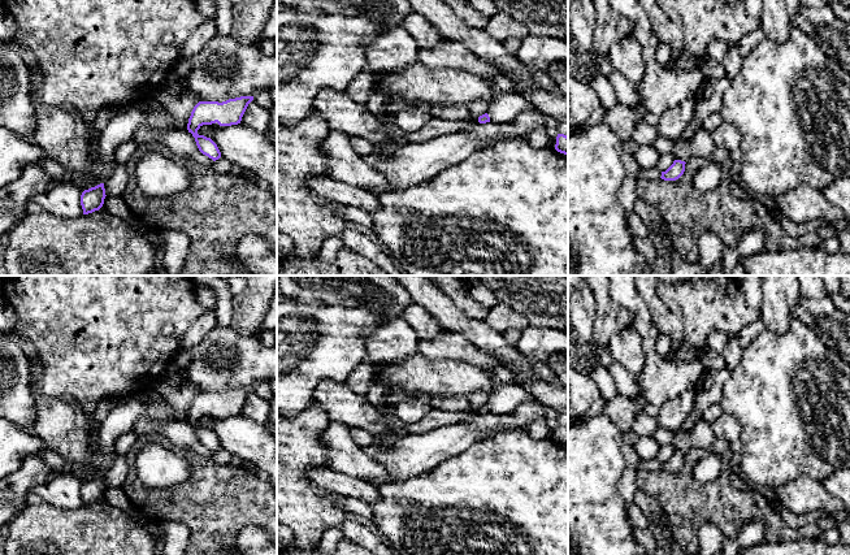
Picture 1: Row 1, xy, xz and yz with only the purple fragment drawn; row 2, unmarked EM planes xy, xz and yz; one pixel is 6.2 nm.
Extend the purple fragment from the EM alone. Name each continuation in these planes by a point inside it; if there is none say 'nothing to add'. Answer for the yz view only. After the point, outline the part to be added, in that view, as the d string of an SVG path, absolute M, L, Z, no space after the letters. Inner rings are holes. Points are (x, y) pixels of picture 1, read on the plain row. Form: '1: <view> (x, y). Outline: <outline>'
nothing to add

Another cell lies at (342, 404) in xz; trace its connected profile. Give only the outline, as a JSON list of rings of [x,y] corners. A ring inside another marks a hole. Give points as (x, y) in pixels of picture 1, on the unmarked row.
[[[320,381],[312,400],[322,406],[330,421],[367,430],[374,438],[394,430],[391,420],[383,415],[383,411],[373,406],[367,395],[350,389],[346,382]]]

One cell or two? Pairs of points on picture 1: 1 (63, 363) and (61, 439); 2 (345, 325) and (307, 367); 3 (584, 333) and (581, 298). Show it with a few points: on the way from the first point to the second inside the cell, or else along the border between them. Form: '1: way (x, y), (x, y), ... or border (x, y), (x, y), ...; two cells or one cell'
1: border (34, 390), (42, 394), (72, 397), (87, 415); two cells
2: way (334, 335), (313, 356); one cell
3: way (581, 324), (581, 307); one cell

